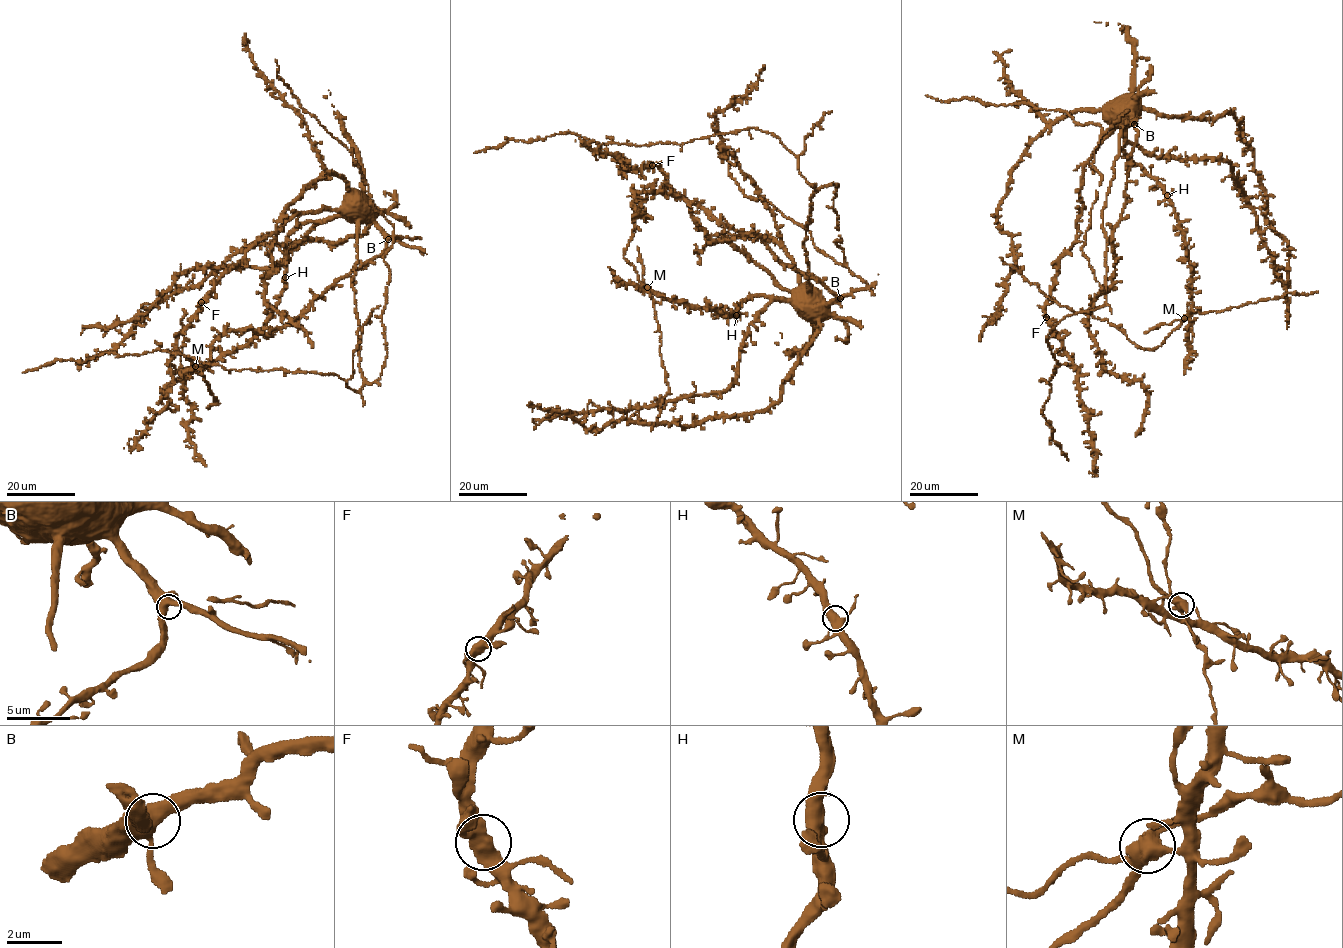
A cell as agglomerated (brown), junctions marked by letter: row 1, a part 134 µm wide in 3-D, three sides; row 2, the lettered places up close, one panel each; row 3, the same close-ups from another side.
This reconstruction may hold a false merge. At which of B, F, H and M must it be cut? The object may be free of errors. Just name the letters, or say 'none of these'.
M

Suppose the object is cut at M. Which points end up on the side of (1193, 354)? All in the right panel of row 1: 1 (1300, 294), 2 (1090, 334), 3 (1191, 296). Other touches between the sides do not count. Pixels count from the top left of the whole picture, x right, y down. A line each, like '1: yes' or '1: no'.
1: no
2: yes
3: yes

